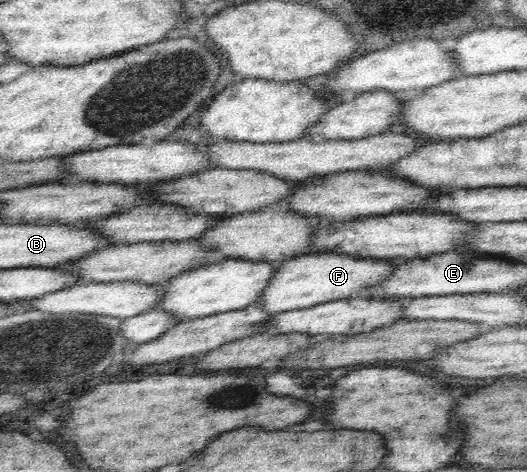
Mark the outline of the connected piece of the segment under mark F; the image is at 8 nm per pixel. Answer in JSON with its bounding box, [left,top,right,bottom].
[256,252,404,313]

